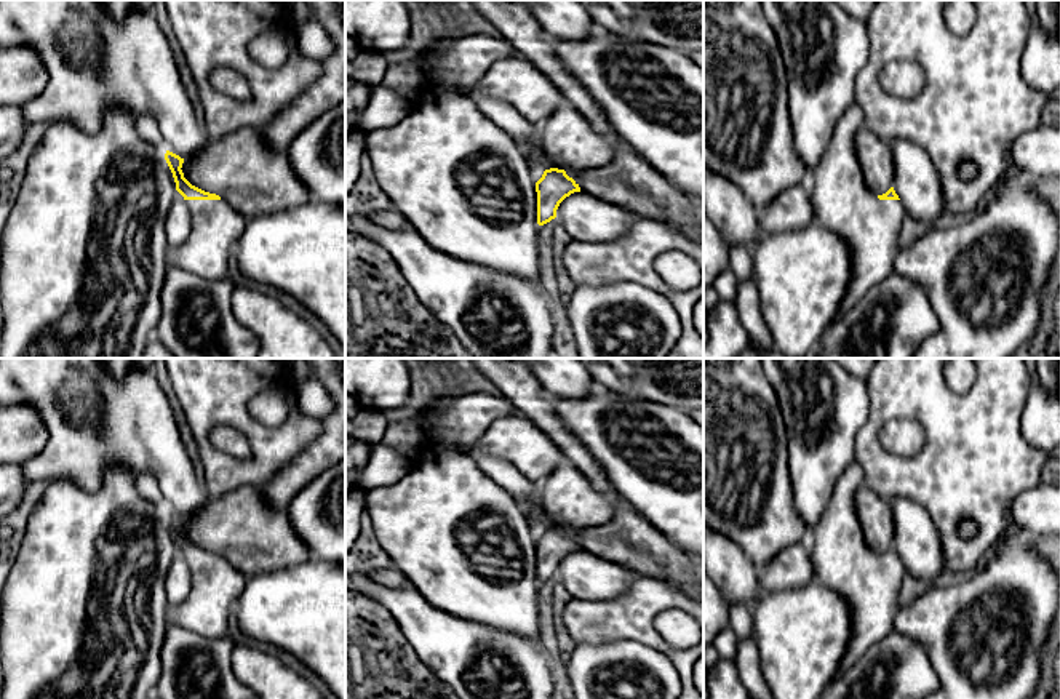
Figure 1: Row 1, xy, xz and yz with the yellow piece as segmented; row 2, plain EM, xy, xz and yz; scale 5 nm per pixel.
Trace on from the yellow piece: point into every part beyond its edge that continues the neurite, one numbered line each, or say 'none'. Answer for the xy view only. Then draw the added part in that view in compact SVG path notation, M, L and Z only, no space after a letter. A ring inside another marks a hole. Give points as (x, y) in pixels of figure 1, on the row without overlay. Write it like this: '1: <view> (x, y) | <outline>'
1: xy (216, 584) | M185 558L192 590L181 603L168 608L166 622L208 638L229 638L229 617L245 589L246 576L225 558Z

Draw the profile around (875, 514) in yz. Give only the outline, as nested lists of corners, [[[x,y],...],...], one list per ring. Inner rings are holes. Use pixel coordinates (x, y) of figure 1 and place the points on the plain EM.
[[[862,485],[854,504],[868,547],[876,553],[886,552],[894,541],[894,517],[889,501]]]

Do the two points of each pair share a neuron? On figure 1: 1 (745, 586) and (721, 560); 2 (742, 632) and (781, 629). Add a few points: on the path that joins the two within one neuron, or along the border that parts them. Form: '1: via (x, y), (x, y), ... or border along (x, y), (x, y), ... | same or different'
1: via (739, 579), (726, 567) | same
2: border along (752, 610), (753, 637) | different

